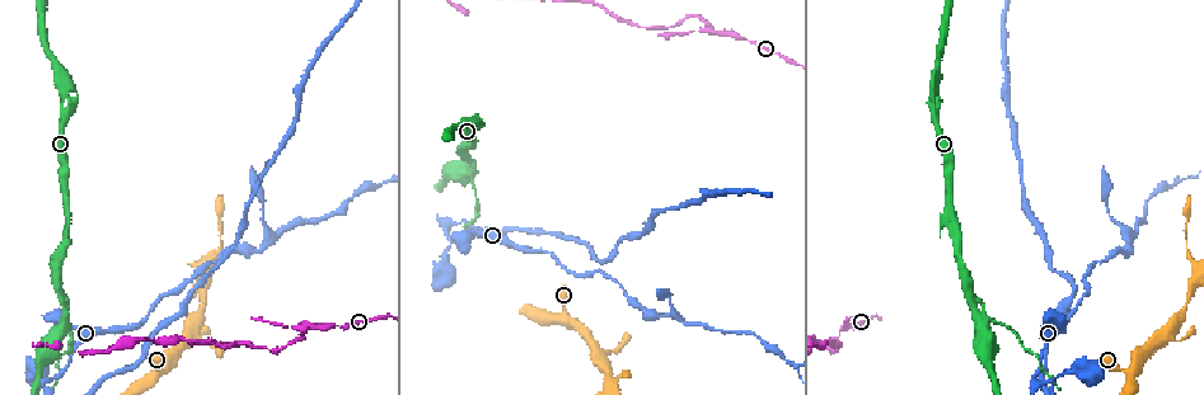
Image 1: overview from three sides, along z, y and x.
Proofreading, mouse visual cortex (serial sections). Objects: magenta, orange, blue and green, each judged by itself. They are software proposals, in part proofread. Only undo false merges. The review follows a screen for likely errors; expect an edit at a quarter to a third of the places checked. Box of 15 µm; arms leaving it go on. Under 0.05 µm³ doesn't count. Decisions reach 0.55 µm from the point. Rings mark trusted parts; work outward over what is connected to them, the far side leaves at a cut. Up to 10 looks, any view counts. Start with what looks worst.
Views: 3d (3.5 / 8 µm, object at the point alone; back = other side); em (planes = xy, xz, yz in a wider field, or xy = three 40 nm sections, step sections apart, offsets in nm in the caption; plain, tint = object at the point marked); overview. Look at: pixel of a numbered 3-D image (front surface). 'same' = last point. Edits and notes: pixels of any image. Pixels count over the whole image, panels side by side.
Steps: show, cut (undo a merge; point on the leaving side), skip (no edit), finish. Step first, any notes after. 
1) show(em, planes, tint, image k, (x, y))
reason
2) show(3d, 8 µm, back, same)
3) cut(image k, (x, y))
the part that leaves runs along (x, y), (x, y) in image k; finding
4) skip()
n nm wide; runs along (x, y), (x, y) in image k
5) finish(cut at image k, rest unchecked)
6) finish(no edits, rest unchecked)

show(3d, 3.5 µm, back, image 1, (308, 326))
sharp bend

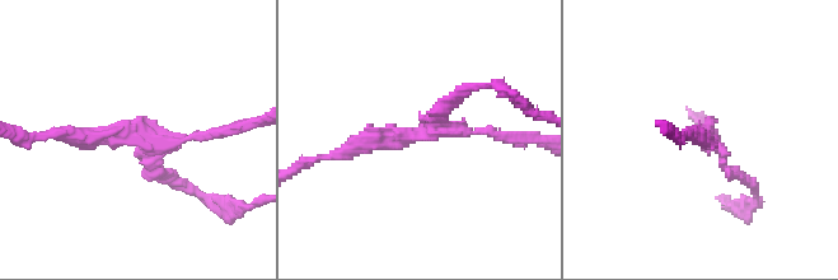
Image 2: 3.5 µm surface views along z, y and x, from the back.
show(em, xy, step 5, tint, image 2, (133, 134))
now the EM

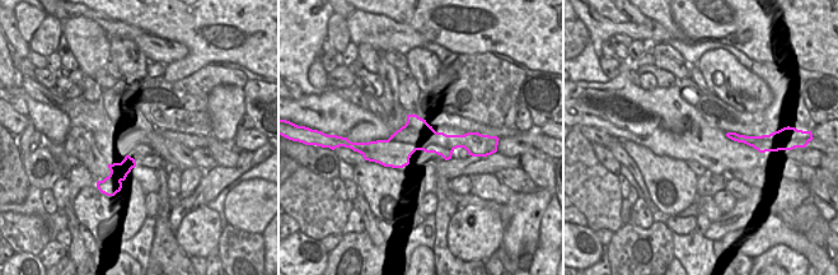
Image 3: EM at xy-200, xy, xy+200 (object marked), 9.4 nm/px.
show(em, planes, tint, same)
cut it another way

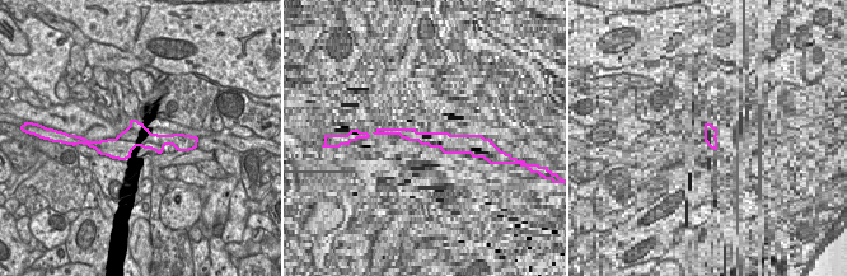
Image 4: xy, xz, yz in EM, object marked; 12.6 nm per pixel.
cut(image 2, (192, 190))
the part that leaves runs along (154, 173), (221, 208), (248, 208) in image 2; a second cell is stuck on

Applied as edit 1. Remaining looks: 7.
show(overview)

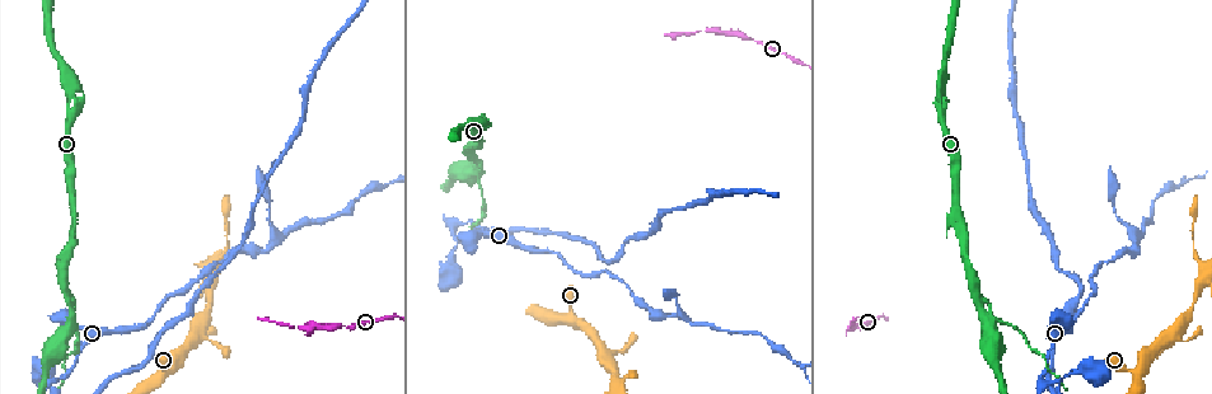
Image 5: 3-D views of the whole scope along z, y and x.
show(3d, 3.5 µm, image 5, (1057, 379))
three-way junction

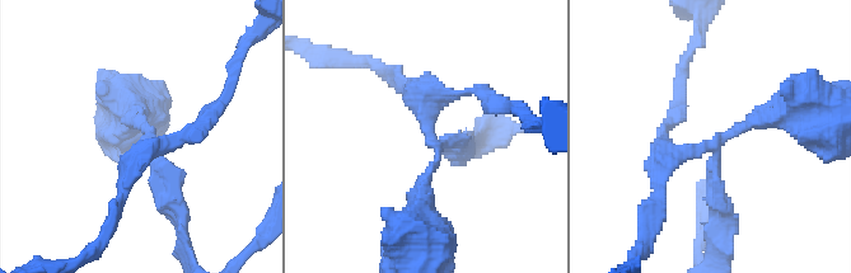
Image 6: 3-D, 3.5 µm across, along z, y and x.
show(em, xy, step 5, tint, image 6, (434, 139))
3 arms; arms of 150, 200, 250 nm

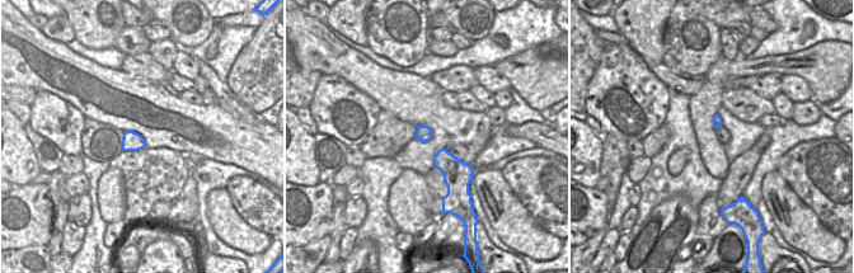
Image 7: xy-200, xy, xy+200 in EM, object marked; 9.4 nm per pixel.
cut(image 6, (719, 194))
the part that leaves runs along (716, 154), (714, 189), (724, 197) in image 6; two cells meet here

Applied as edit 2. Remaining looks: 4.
show(overview)

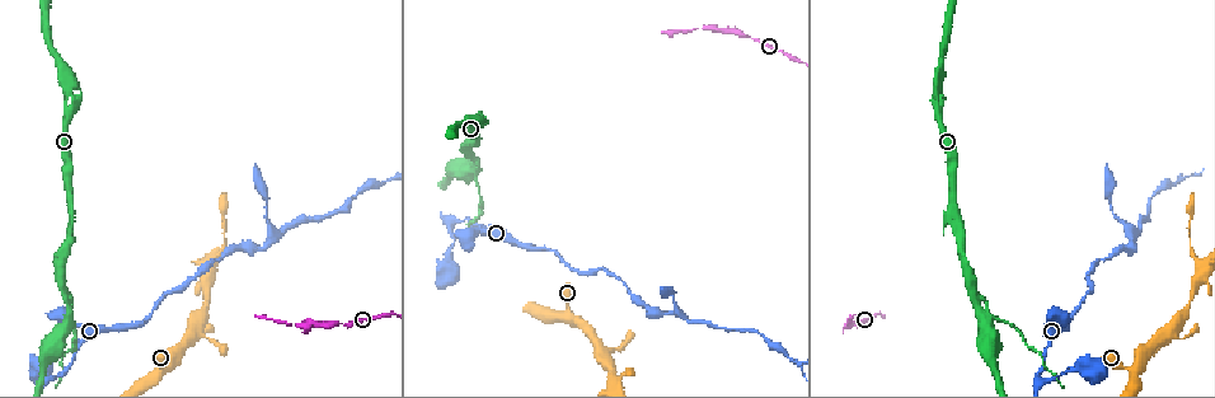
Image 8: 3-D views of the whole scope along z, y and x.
show(3d, 3.5 µm, image 8, (985, 319))
arms part here

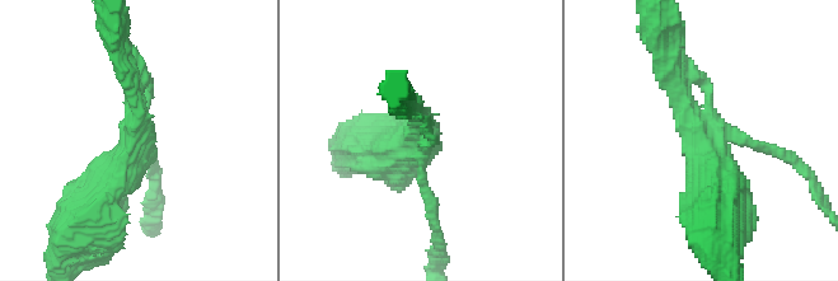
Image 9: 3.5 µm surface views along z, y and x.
show(em, xy, step 1, tint, image 9, (708, 134))
shape alone is not enough

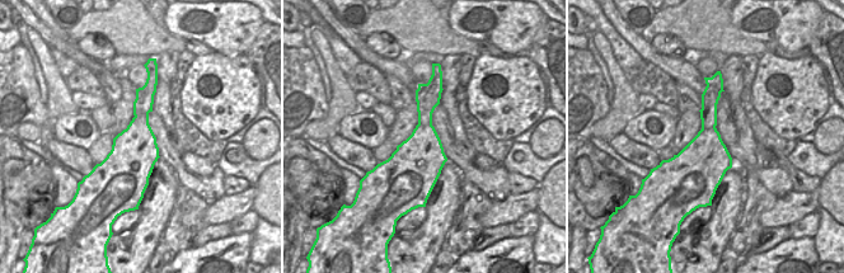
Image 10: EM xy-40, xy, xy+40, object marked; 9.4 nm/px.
cut(image 9, (431, 206))
two cells meet here

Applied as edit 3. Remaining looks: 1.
finish(cut at image 2, cut at image 6, cut at image 9, rest unchecked)

